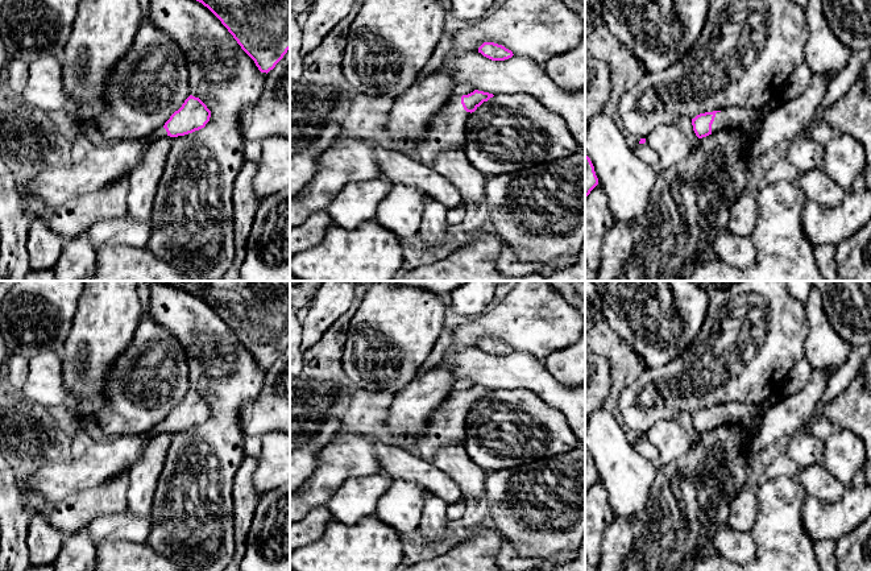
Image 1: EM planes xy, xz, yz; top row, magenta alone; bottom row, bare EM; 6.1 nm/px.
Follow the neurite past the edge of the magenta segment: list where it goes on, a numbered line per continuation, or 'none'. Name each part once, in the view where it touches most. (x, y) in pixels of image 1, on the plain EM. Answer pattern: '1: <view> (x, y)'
1: yz (725, 416)

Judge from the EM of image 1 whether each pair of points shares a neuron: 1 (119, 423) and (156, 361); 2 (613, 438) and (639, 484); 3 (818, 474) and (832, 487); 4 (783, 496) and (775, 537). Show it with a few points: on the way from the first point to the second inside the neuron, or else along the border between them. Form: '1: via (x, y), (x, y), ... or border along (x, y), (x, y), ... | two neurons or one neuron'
1: via (129, 408), (141, 387), (150, 377) | one neuron
2: via (613, 450), (616, 460), (627, 472) | one neuron
3: via (821, 476), (829, 484) | one neuron
4: via (779, 507), (779, 526) | one neuron

